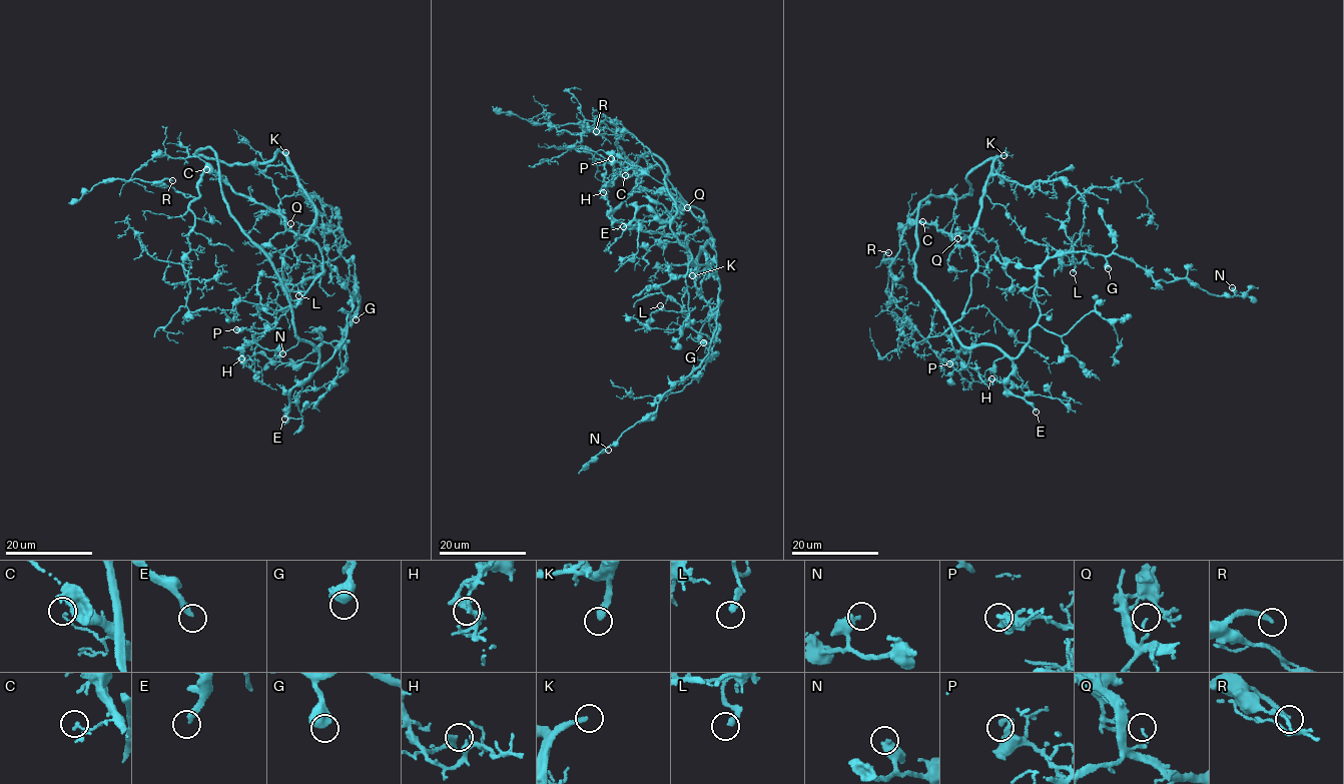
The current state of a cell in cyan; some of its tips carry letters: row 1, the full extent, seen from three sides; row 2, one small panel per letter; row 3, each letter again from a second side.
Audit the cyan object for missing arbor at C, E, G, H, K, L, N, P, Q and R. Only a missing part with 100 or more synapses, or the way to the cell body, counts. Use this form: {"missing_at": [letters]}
{"missing_at": ["E", "K"]}

